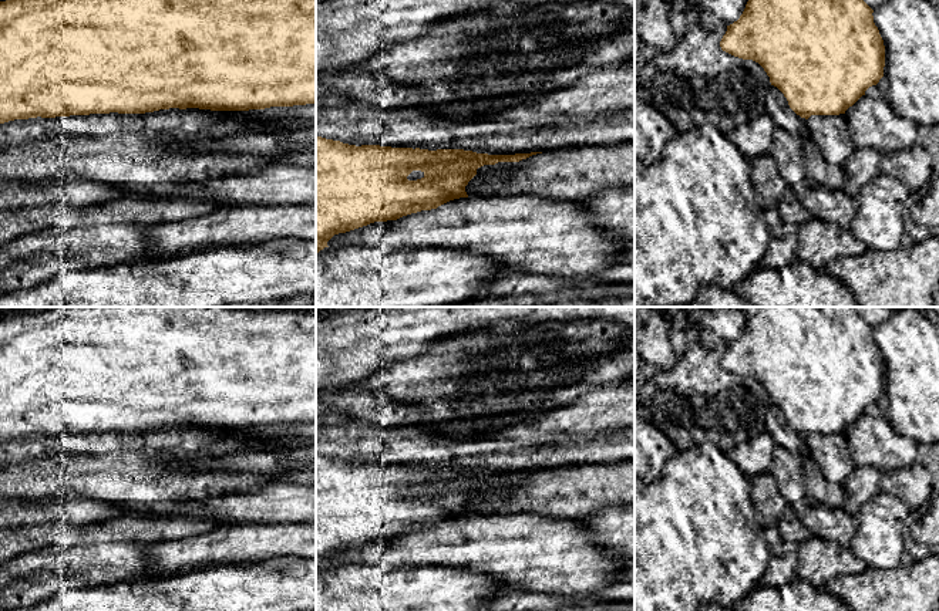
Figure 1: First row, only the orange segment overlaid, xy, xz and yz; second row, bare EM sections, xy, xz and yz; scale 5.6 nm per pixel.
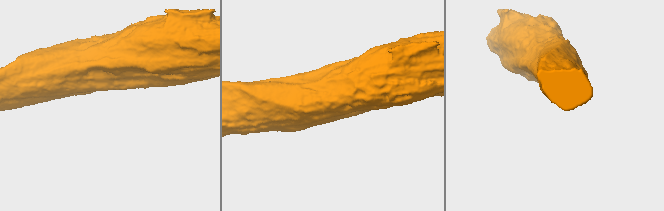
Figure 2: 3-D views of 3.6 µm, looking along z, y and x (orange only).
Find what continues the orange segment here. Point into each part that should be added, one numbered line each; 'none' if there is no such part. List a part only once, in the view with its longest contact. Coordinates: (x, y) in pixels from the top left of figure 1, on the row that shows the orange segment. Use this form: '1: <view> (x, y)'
none

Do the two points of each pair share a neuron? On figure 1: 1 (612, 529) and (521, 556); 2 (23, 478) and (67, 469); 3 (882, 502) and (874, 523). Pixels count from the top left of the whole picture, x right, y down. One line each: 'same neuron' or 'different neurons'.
1: different neurons
2: same neuron
3: same neuron

